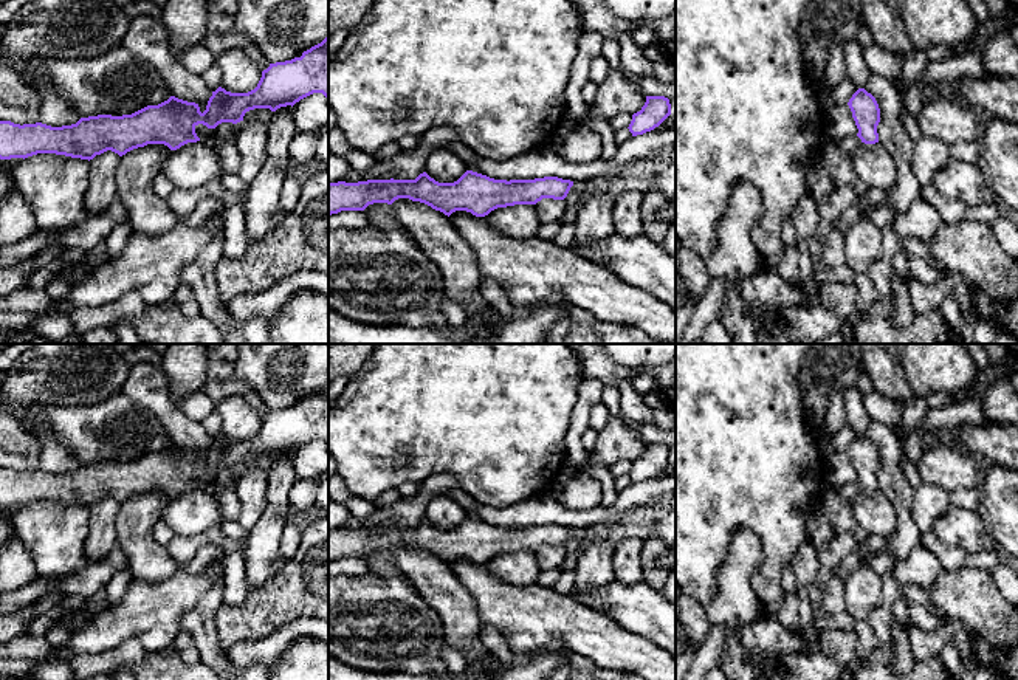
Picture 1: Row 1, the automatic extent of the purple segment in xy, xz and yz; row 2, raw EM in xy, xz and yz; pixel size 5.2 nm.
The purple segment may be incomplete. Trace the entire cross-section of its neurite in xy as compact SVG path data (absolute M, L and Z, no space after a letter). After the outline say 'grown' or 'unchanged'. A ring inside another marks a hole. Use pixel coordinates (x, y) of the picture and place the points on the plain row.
M328 383L301 404L270 410L257 434L248 440L231 440L218 434L203 460L198 451L170 443L132 462L88 463L62 474L0 468L0 507L56 500L90 508L107 497L122 503L147 491L164 491L177 497L200 488L195 480L198 471L208 476L222 469L237 471L249 457L276 458L313 440L328 446Z; unchanged

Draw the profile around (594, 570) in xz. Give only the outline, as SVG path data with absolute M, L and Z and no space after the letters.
M593 536L580 548L575 565L575 590L600 590L615 582L614 544L610 539Z

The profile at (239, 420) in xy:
M228 397L215 404L222 418L222 435L231 440L254 437L262 424L262 417L242 397Z

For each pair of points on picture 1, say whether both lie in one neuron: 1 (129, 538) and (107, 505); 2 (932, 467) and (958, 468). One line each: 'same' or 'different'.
1: different
2: same

